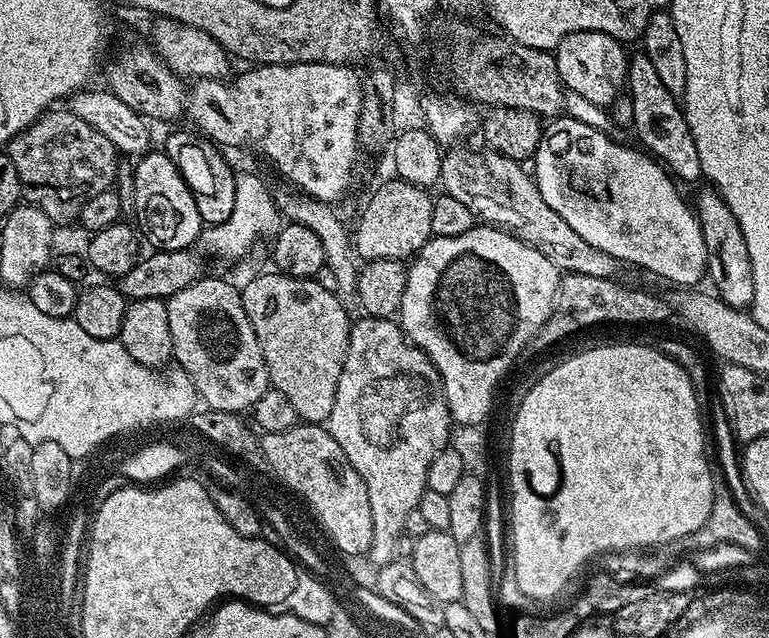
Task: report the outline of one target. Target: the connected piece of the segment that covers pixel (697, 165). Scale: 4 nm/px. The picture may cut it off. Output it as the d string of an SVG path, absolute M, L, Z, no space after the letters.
M636 54L628 62L627 99L634 106L632 128L641 140L643 147L655 159L659 160L673 177L692 184L702 176L702 162L698 158L698 146L694 146L694 134L690 134L690 126L684 117L681 101L658 78L658 73L650 63L650 58Z

